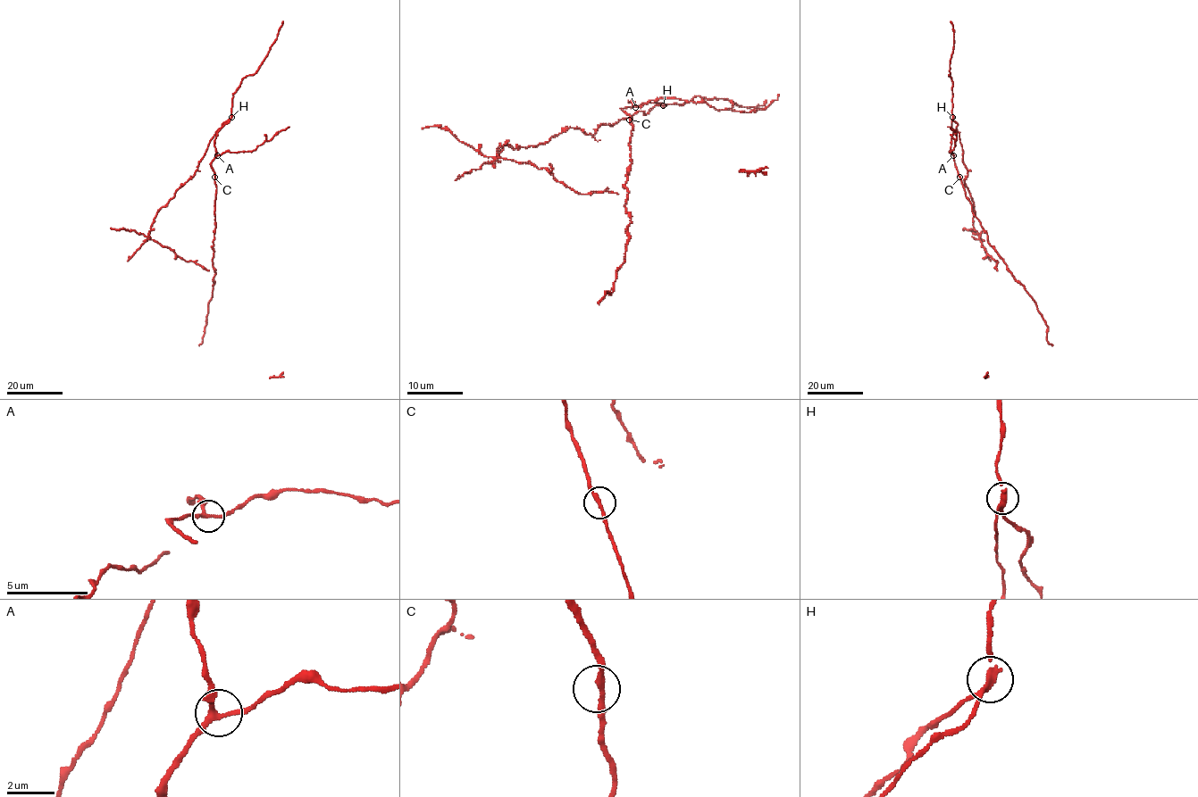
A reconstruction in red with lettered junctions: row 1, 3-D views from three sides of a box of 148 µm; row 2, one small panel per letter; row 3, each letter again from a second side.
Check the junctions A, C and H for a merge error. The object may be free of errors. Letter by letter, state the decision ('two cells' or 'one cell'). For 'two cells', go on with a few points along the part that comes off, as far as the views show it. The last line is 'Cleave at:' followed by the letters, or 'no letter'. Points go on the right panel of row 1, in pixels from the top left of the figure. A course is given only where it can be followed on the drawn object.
A: one cell
C: one cell
H: two cells | (953, 117), (967, 170), (964, 185), (974, 203), (973, 227), (982, 245), (997, 261), (997, 270)
Cleave at: H

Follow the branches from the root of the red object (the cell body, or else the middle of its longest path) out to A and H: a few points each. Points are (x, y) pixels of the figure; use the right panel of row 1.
A: (959, 177), (953, 155)
H: (959, 177), (950, 149), (953, 117)

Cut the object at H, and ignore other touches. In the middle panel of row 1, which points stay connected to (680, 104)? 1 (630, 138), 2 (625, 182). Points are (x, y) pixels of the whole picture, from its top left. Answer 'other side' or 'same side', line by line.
1: same side
2: same side

